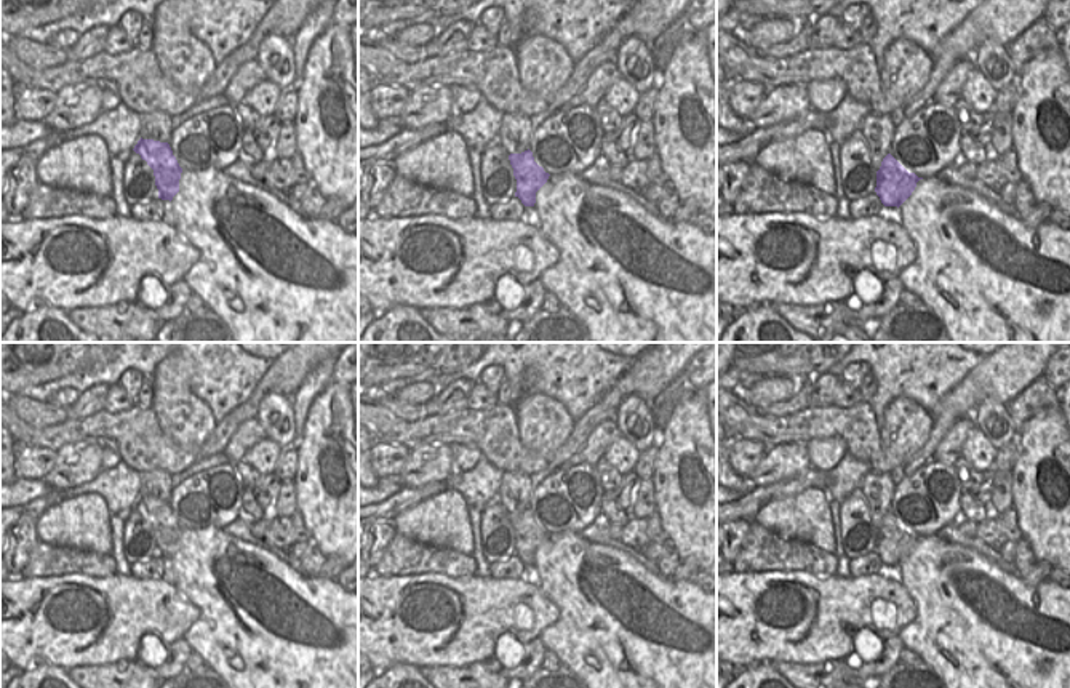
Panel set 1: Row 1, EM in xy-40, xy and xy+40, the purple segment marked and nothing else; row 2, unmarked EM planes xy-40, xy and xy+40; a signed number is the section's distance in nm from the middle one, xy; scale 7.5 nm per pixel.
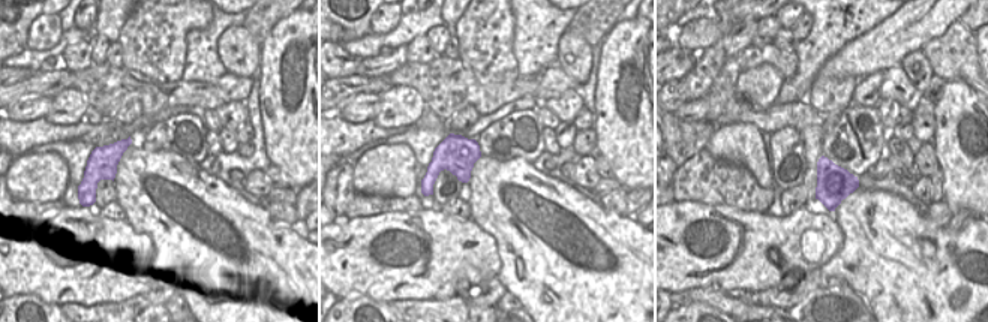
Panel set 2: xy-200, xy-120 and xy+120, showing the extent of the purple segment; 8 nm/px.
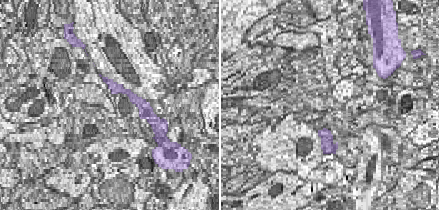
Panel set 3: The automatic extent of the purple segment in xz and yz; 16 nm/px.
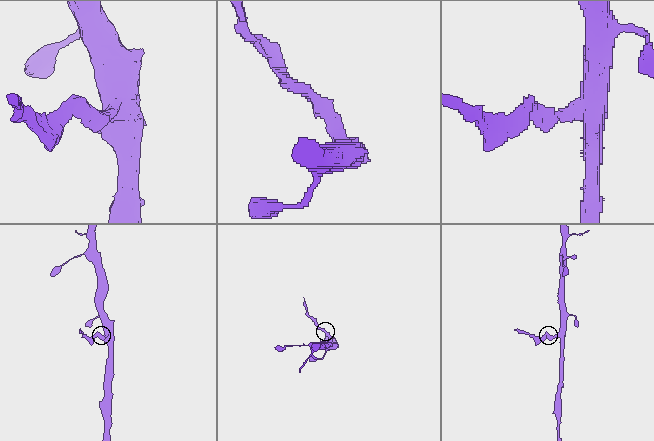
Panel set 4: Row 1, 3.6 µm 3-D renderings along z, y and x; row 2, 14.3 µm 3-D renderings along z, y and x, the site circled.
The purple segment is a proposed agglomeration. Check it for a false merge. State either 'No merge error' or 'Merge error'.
Merge error

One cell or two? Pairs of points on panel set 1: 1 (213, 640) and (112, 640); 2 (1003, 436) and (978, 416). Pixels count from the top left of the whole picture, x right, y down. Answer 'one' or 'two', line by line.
1: two
2: one

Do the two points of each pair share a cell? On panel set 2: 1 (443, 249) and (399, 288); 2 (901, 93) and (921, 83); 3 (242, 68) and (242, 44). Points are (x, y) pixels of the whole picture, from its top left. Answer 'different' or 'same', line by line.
1: same
2: different
3: same

